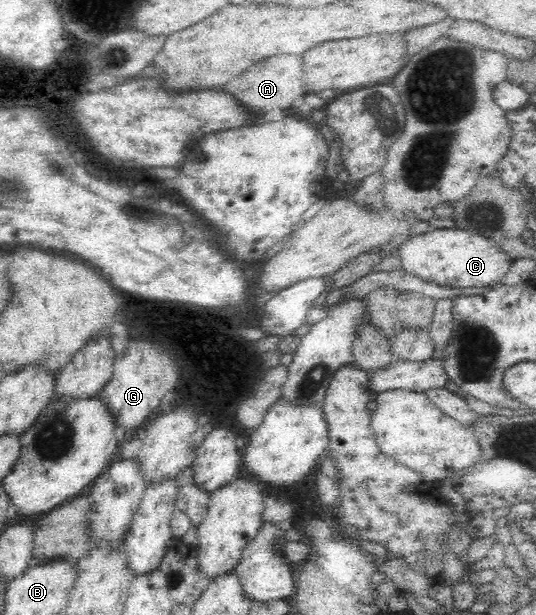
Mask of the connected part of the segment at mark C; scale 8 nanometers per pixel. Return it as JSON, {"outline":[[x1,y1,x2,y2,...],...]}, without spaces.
{"outline":[[459,228,434,229,400,240,397,253,401,257,400,270,419,278,451,288,462,288,469,292,489,287,493,282,502,280,512,266,514,258,499,248,493,239,481,234,471,234]]}

